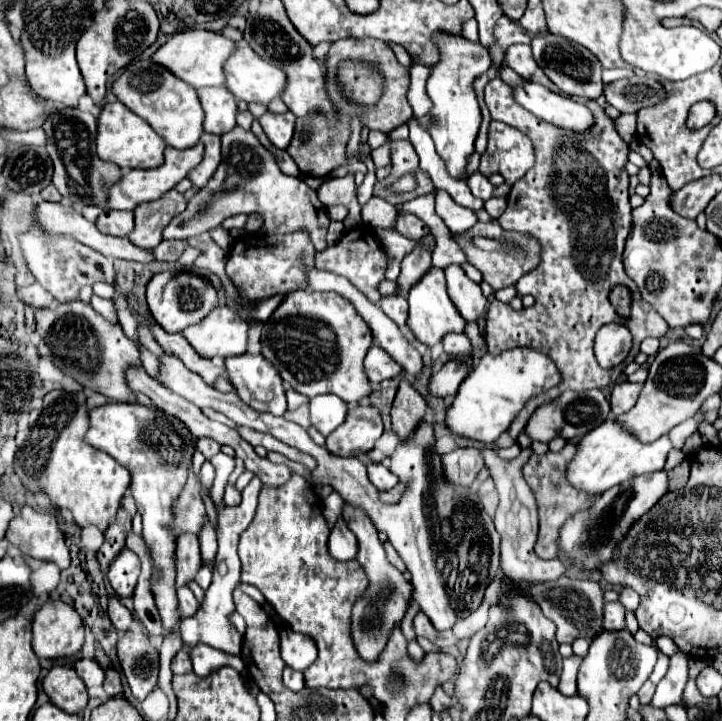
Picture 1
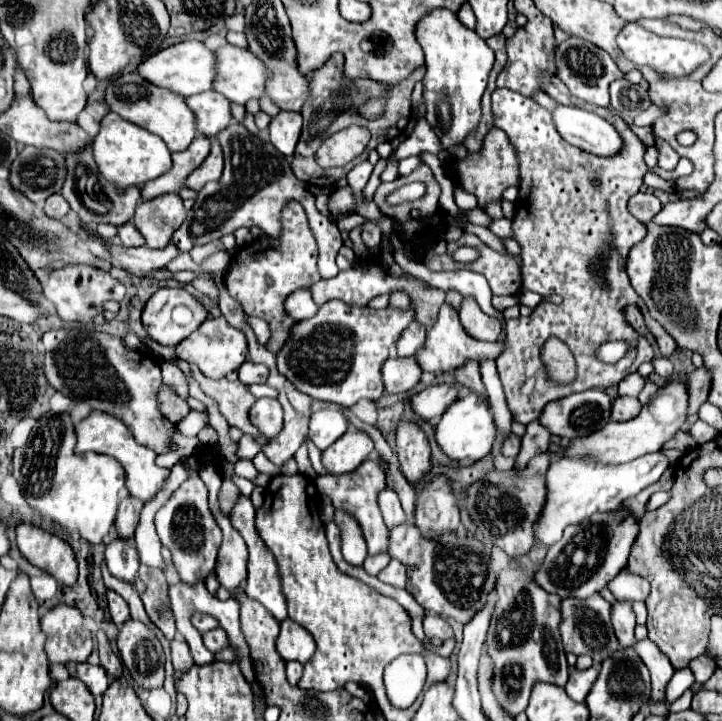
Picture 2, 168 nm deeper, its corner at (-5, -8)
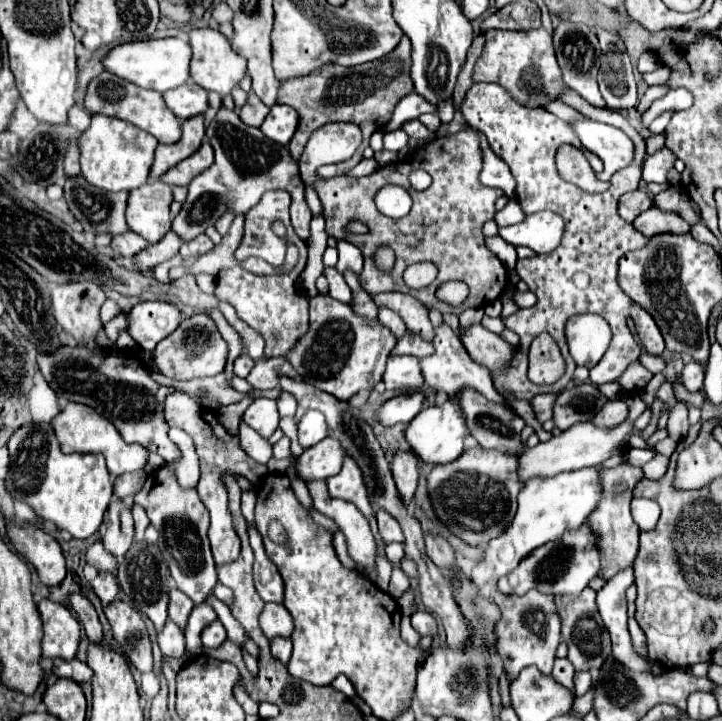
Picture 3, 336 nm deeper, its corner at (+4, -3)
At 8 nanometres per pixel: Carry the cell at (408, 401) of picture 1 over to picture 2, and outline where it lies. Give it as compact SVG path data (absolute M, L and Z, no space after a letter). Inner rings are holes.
M401 420L397 426L397 458L401 472L411 484L419 484L429 468L429 440L417 422Z

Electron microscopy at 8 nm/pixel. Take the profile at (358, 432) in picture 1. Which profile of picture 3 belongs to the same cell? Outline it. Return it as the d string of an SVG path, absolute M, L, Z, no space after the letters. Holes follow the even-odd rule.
M326 437L314 447L306 449L296 459L296 477L304 483L316 479L328 479L340 471L342 459L344 459L342 445L336 439Z

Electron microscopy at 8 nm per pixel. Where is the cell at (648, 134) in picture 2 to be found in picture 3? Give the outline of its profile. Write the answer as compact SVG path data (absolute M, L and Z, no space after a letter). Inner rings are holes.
M670 89L662 99L654 101L652 107L644 113L644 125L648 127L666 109L680 111L680 109L692 107L692 103L694 103L694 97L692 97L692 93L688 89Z

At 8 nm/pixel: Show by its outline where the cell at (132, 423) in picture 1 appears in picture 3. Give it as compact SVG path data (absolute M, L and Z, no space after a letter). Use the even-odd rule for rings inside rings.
M68 403L66 409L52 419L52 429L60 441L62 453L102 453L106 457L108 471L114 477L122 473L132 473L146 465L148 451L138 443L126 443L120 437L118 429L108 419L102 419L102 415L98 415L92 407L82 407L80 403Z

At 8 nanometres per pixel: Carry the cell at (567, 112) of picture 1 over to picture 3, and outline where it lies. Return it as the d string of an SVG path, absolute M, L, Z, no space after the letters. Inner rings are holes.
M592 119L578 121L572 127L574 127L576 135L580 137L582 145L602 159L604 171L598 173L598 177L602 181L608 181L616 171L620 171L622 167L632 163L634 143L630 141L630 137L624 131L620 131L612 125L596 123Z

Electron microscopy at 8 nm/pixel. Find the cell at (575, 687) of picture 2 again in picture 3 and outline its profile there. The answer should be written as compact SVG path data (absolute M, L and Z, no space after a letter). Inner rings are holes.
M580 671L574 675L574 685L576 685L576 695L584 695L590 687L592 687L592 681L590 681L590 673L588 671Z

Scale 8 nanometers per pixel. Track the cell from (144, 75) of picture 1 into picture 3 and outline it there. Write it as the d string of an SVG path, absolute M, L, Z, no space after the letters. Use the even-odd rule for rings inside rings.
M108 71L100 73L98 77L94 77L90 83L88 83L88 91L86 91L86 99L84 99L84 107L96 115L96 113L102 113L102 115L108 115L108 117L118 117L118 119L124 119L124 121L130 121L132 125L148 131L150 135L154 135L158 139L158 143L176 143L182 135L182 129L180 129L180 121L178 117L166 107L162 95L158 91L152 91L152 89L142 89L134 83L128 83Z

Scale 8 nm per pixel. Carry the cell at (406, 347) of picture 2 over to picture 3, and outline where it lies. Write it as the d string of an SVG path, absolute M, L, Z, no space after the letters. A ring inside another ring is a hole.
M406 333L402 339L398 339L396 347L392 349L392 355L414 355L418 359L432 355L434 353L434 345L430 341L420 339L414 333Z

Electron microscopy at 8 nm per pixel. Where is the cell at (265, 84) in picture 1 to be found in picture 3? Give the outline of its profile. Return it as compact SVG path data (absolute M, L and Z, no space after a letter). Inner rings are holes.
M210 27L206 29L190 29L190 47L192 47L192 61L190 61L190 77L196 85L204 87L206 91L216 91L220 95L228 95L234 85L246 75L246 59L230 49L228 39Z

